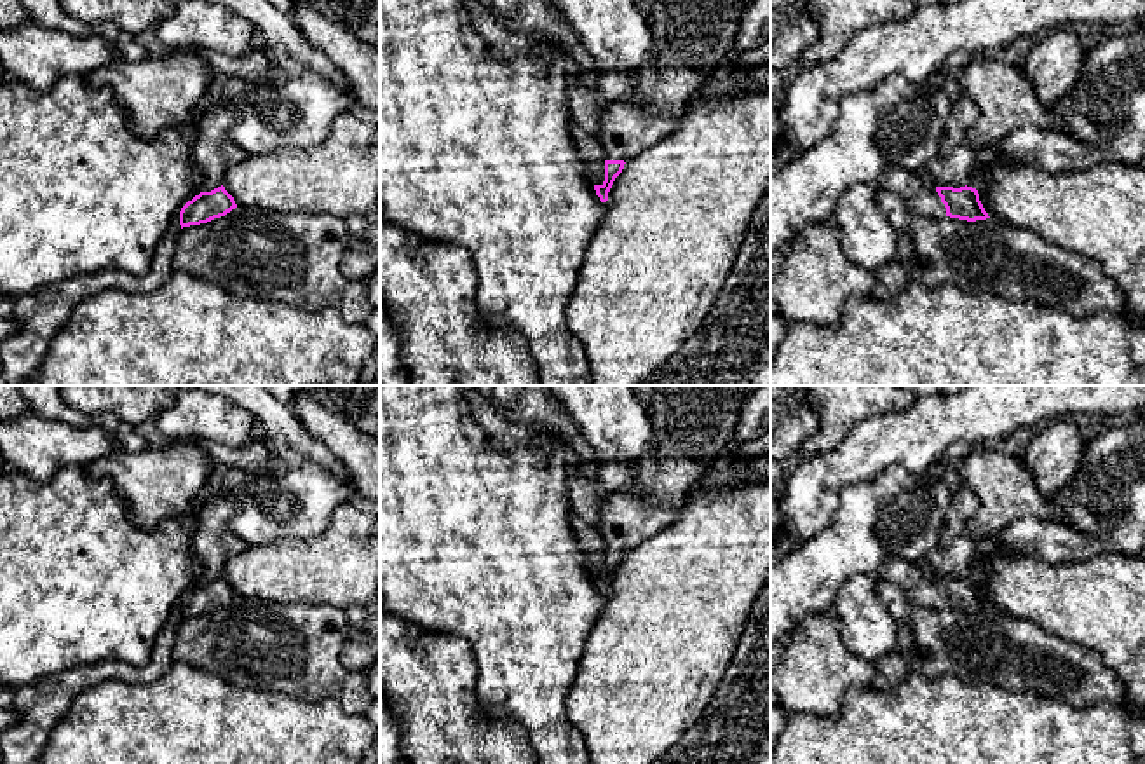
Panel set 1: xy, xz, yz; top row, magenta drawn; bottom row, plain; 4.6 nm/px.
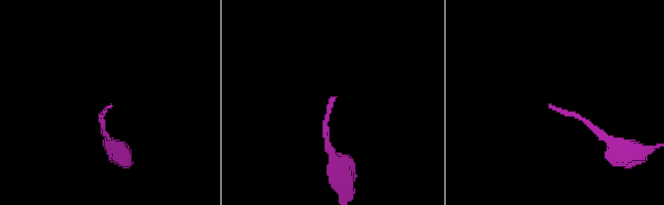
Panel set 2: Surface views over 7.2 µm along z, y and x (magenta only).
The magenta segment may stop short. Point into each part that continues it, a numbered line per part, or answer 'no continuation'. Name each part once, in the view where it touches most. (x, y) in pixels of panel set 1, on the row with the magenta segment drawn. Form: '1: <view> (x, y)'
1: yz (919, 192)

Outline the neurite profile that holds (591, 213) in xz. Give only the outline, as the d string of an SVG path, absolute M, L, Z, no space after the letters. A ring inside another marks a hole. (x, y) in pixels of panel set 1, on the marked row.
M380 0L380 220L404 232L443 244L465 248L476 263L479 284L476 304L488 326L507 324L521 331L540 373L540 385L593 385L589 359L580 340L570 331L566 307L594 229L606 215L594 190L589 167L580 160L570 138L568 84L561 72L563 51L551 40L535 54L493 59L486 40L474 30L467 0Z

